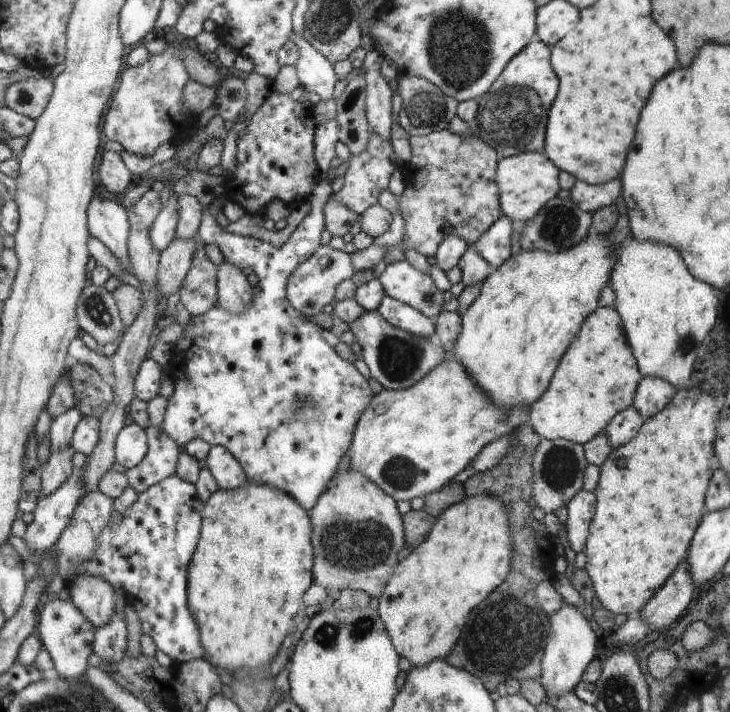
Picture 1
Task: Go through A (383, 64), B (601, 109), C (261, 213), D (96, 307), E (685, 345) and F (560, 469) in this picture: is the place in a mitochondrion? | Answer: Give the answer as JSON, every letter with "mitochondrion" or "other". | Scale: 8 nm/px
{"A":"other","B":"other","C":"other","D":"mitochondrion","E":"mitochondrion","F":"mitochondrion"}

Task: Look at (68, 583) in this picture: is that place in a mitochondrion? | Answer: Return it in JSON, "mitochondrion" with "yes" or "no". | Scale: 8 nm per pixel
{"mitochondrion":"no"}

